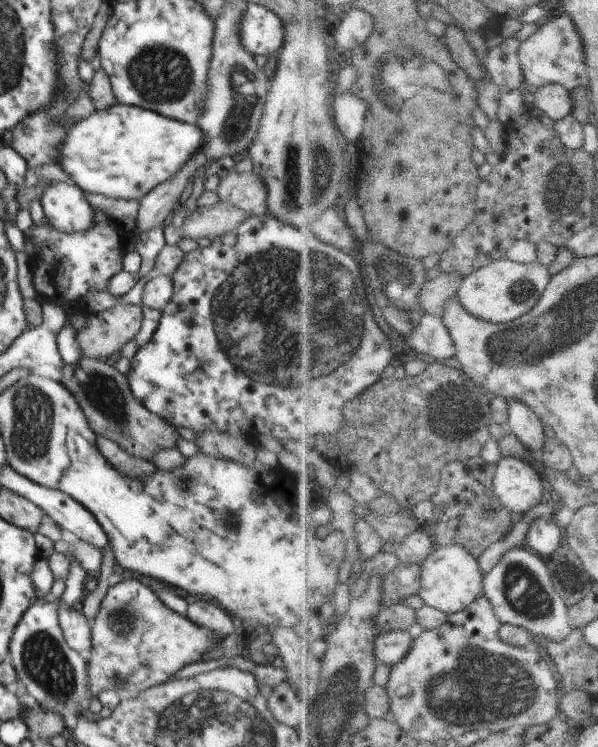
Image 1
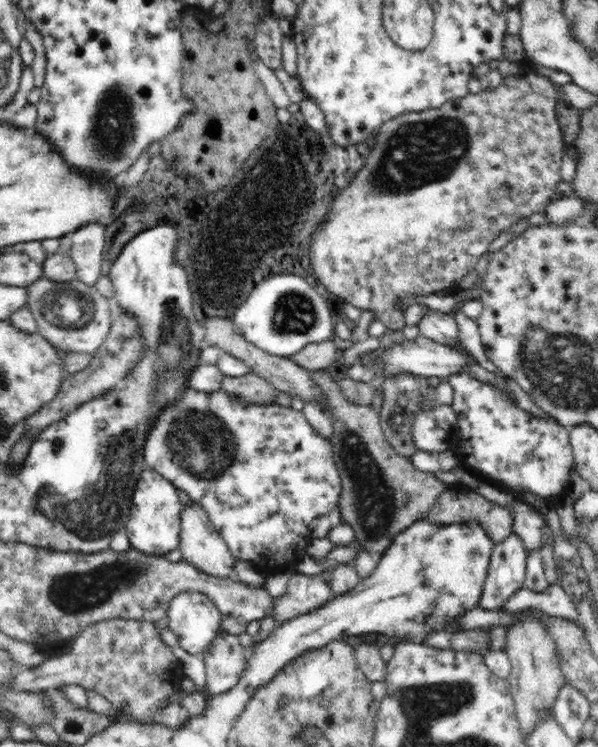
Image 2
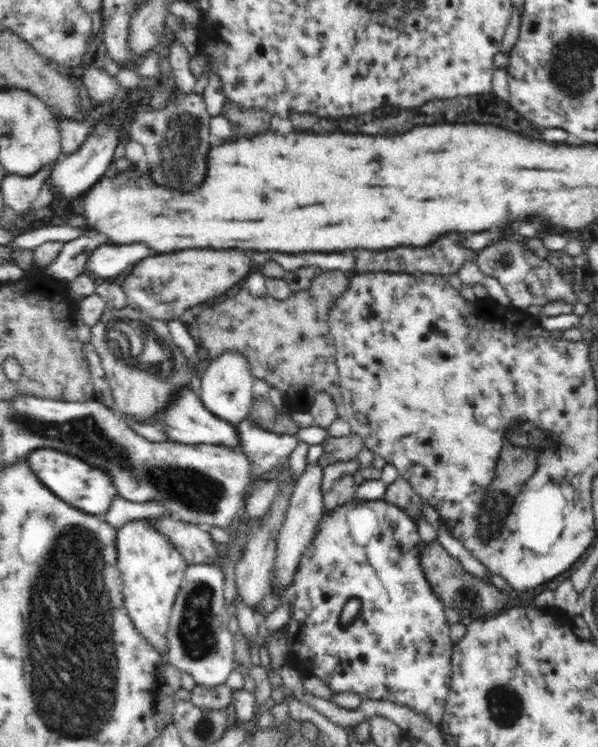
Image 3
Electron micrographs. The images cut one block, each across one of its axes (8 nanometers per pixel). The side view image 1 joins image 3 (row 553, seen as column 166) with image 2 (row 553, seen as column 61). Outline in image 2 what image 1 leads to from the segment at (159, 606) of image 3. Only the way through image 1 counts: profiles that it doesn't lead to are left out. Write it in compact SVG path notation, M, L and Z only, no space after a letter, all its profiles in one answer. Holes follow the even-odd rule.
M146 468L138 477L128 520L123 531L128 535L130 548L144 554L166 556L180 544L180 503L176 487L154 469Z

